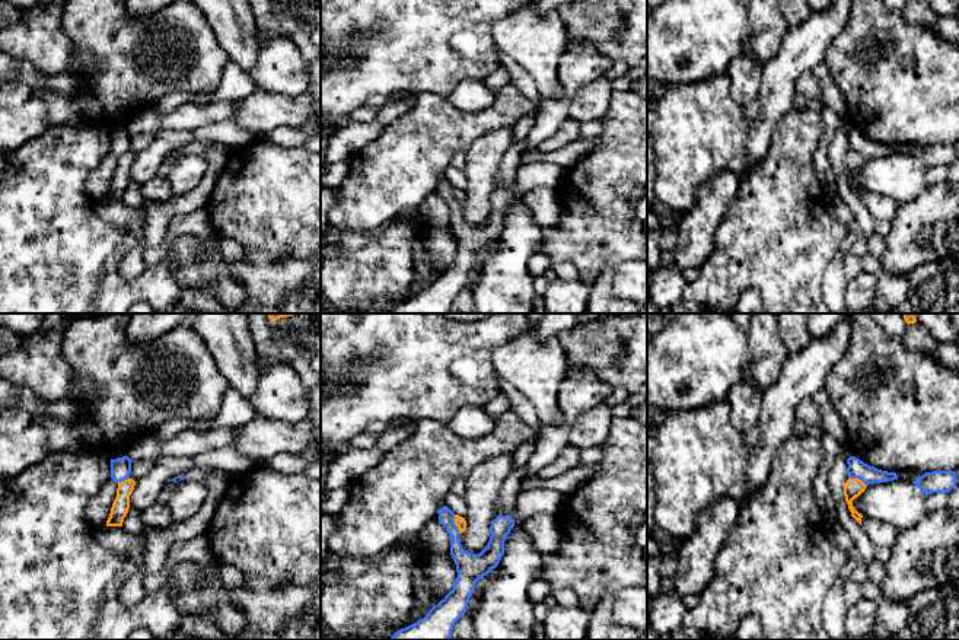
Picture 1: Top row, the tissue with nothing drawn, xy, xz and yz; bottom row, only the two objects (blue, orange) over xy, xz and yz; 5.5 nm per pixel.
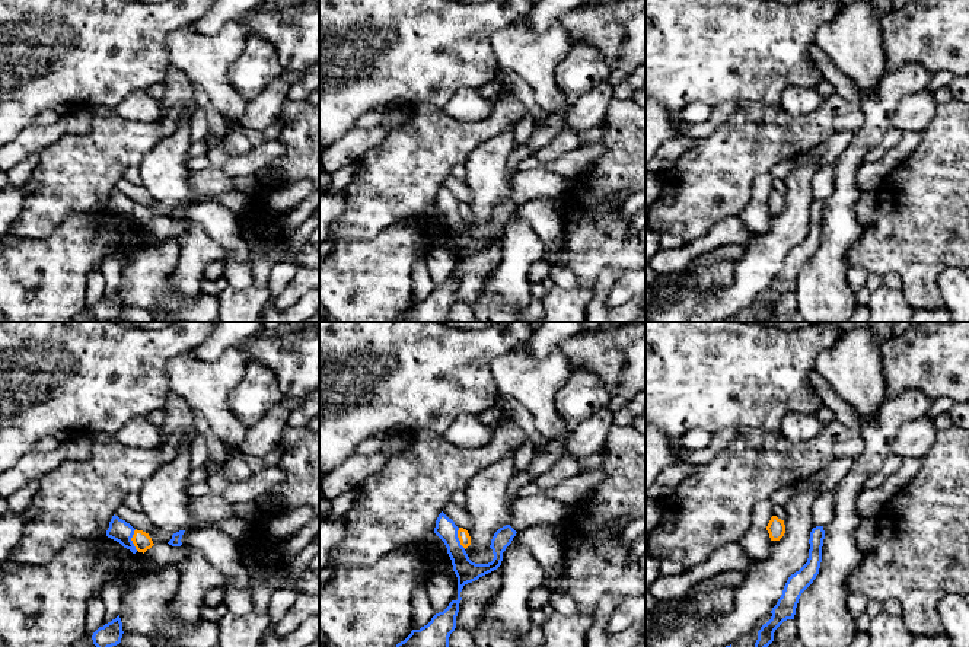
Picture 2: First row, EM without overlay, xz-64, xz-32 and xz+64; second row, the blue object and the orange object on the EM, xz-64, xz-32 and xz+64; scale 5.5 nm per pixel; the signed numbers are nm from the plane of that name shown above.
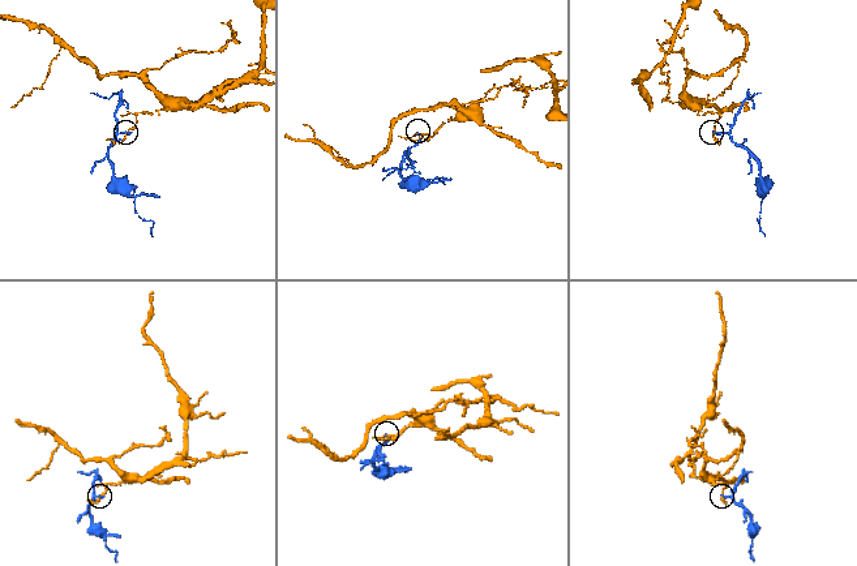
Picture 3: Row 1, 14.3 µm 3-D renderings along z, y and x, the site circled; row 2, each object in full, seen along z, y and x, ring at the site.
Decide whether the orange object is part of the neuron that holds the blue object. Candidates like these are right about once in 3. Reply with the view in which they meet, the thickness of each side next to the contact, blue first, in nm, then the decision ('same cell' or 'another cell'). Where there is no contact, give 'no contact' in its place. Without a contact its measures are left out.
xz | 140/60 nm | another cell

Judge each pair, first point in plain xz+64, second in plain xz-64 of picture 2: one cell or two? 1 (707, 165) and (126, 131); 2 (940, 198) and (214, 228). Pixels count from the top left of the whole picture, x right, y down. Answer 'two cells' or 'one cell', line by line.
1: one cell
2: two cells

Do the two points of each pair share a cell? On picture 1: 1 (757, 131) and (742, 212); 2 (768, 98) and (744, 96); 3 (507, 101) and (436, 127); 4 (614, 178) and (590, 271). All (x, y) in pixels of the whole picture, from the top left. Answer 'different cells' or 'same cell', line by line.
1: different cells
2: different cells
3: same cell
4: same cell

